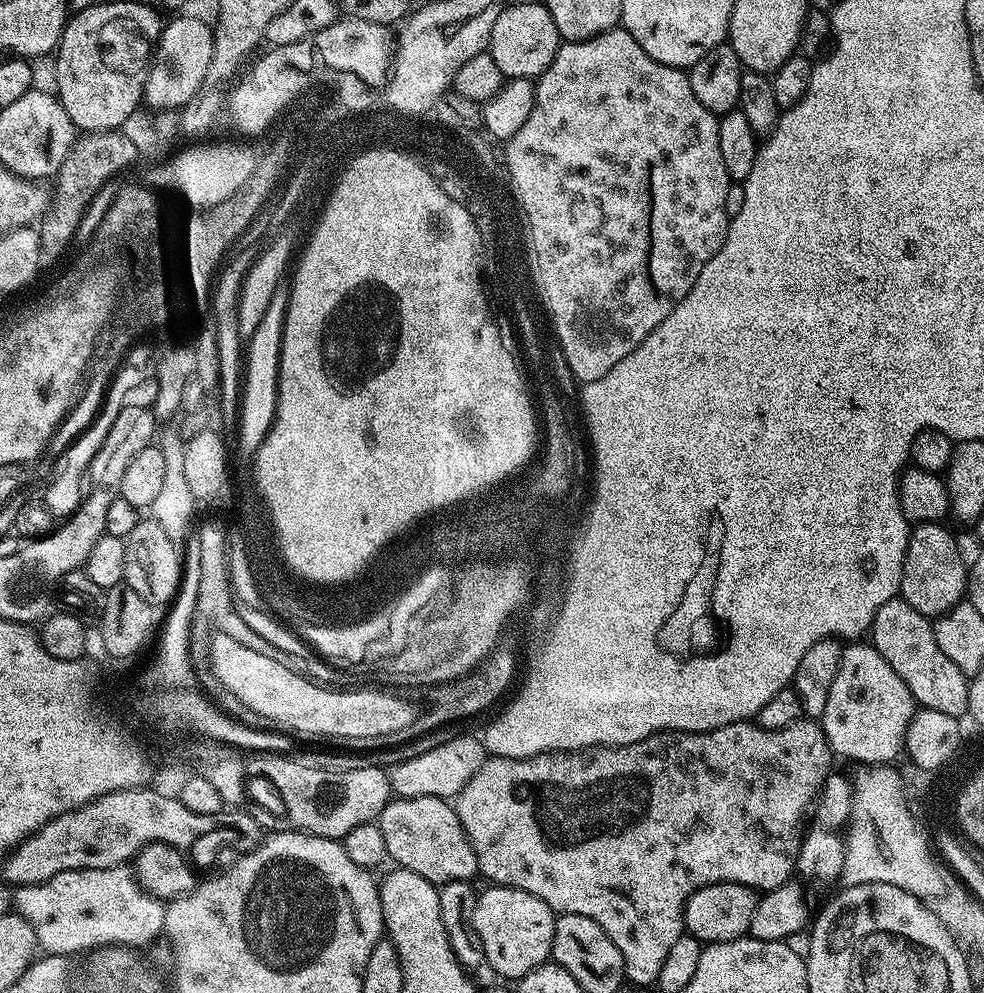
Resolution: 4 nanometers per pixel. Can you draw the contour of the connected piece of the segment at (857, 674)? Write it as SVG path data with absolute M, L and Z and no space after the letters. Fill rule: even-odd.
M852 642L843 649L830 699L822 717L828 745L837 757L857 760L860 766L884 766L905 751L904 739L918 711L906 682L868 642Z

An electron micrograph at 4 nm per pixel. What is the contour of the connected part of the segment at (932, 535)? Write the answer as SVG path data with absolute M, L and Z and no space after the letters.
M943 523L918 524L909 531L908 545L906 546L906 558L904 559L904 569L902 570L902 582L900 583L899 595L914 610L918 610L923 616L937 618L950 612L956 604L963 601L968 587L968 568L966 560L960 557L960 548L956 545L956 540L944 529Z

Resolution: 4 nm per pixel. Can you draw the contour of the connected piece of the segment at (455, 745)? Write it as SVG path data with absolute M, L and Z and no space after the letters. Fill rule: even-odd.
M452 736L401 764L396 764L388 772L388 782L397 797L418 798L419 796L442 796L454 798L478 774L486 759L484 741L476 736Z

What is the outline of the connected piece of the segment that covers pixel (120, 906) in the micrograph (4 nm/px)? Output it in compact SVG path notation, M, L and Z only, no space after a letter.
M121 866L110 869L84 869L76 871L64 871L56 876L48 879L44 883L40 884L27 884L19 885L13 891L13 907L17 912L17 915L23 917L24 920L30 922L31 928L35 932L36 943L39 946L39 949L46 953L47 955L52 956L62 956L67 957L74 952L83 952L96 949L98 947L105 946L127 946L127 947L137 947L144 948L147 947L156 936L160 936L163 933L163 928L165 924L165 905L145 892L140 885L135 880L135 875L131 869Z

